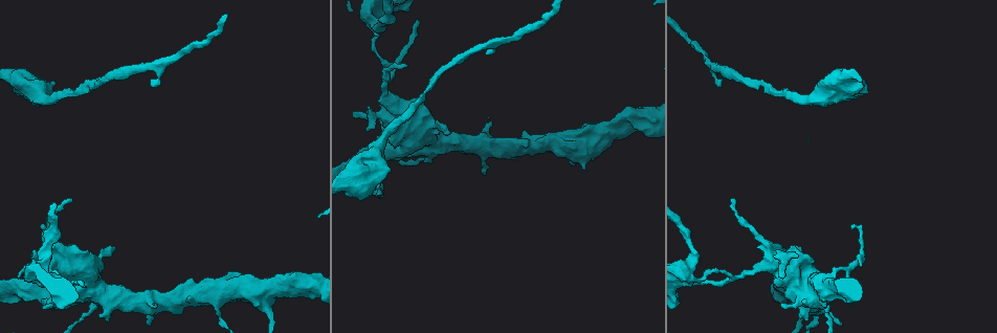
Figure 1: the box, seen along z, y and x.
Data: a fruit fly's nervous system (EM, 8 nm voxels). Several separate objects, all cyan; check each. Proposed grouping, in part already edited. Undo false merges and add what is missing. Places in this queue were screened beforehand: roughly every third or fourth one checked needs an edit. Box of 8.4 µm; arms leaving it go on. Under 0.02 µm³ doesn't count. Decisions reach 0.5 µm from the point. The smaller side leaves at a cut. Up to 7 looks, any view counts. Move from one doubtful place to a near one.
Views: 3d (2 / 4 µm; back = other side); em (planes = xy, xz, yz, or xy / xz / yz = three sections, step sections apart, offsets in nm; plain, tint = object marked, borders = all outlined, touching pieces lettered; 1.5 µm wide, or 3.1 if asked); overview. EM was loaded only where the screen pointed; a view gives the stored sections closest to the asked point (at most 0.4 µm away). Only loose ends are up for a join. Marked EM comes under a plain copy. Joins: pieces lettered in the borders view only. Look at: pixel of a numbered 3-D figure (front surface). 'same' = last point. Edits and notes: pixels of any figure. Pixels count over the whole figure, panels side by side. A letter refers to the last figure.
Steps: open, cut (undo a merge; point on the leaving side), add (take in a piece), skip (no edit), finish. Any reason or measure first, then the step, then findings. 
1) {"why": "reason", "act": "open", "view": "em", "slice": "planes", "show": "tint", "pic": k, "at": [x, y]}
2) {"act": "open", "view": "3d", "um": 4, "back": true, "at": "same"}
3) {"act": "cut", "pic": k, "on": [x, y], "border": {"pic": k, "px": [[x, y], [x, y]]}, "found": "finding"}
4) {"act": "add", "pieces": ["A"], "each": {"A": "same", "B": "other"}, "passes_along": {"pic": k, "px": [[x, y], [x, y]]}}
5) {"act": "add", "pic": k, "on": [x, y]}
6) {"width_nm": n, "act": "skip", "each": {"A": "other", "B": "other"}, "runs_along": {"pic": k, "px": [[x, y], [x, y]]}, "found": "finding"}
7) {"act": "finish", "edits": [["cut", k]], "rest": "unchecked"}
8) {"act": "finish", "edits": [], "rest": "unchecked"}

{"why": "branch stops here", "act": "open", "view": "em", "slice": "planes", "show": "borders", "pic": 1, "at": [153, 305]}

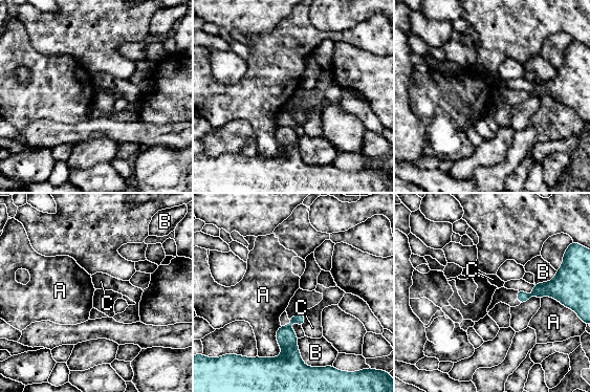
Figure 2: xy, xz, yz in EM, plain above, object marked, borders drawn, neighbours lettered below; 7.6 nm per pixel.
{"act": "skip", "each": {"A": "other", "B": "other", "C": "other"}, "border": {"pic": 2, "px": [[281, 326], [281, 353], [258, 356]]}, "found": "none of them fits"}

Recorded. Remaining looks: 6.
{"why": "thin end", "act": "open", "view": "3d", "um": 2, "pic": 1, "at": [733, 201]}

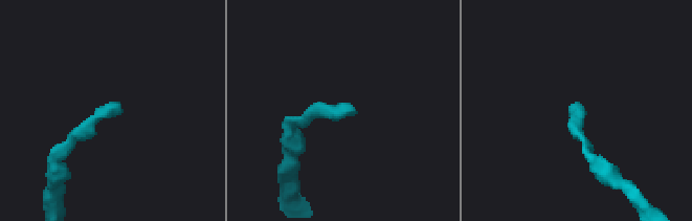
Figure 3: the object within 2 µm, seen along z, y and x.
{"act": "open", "view": "em", "slice": "xz", "step": 8, "show": "borders", "pic": 3, "at": [119, 102]}

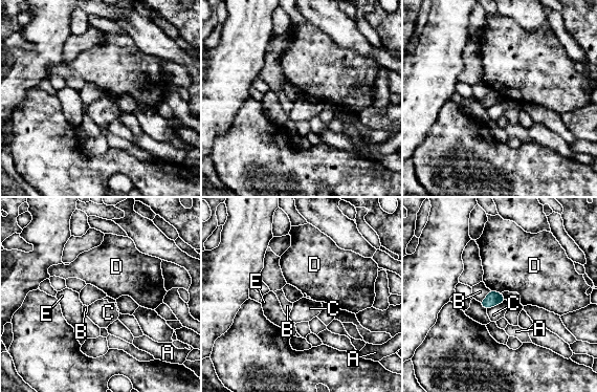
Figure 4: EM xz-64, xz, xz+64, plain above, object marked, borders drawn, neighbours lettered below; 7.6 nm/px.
{"width_nm": 110, "act": "skip", "each": {"A": "other", "B": "other", "C": "other", "D": "other", "E": "other"}, "border": {"pic": 4, "px": [[506, 300], [486, 309]]}, "found": "no lettered piece goes on from it"}

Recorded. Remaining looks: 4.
{"why": "sharp bend", "act": "open", "view": "em", "slice": "xz", "step": 4, "show": "tint", "pic": 1, "at": [689, 276]}

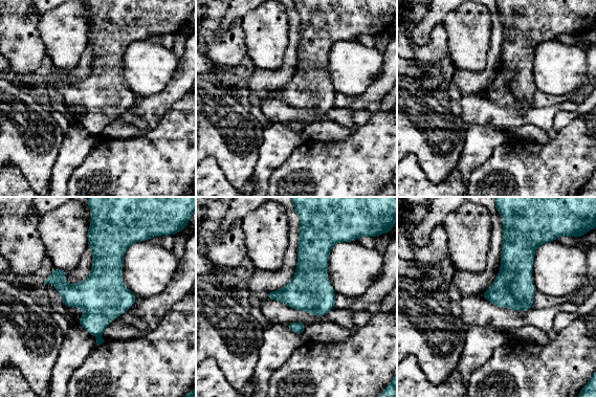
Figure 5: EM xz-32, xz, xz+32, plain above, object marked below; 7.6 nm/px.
{"act": "open", "view": "em", "slice": "planes", "show": "borders", "at": "same"}

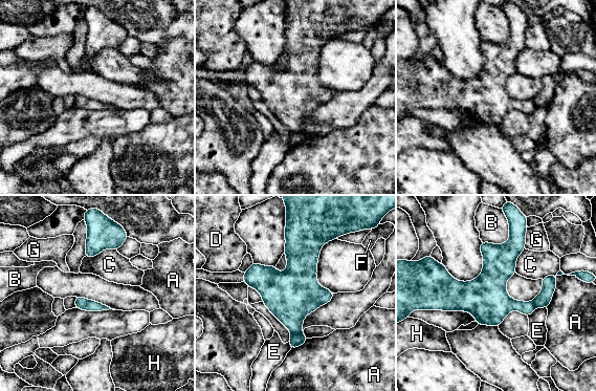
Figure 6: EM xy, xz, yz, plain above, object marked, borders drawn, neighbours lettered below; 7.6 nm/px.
{"width_nm": 320, "act": "cut", "pic": 6, "on": [290, 302], "each": {"A": "other", "B": "other", "C": "other", "D": "other", "E": "other", "F": "other", "G": "other", "H": "other"}, "border": {"pic": 6, "px": [[301, 332], [292, 334]]}, "found": "a second neuron is stuck on"}

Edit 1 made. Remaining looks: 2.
{"act": "finish", "edits": [["cut", 6]], "rest": "unchecked"}

